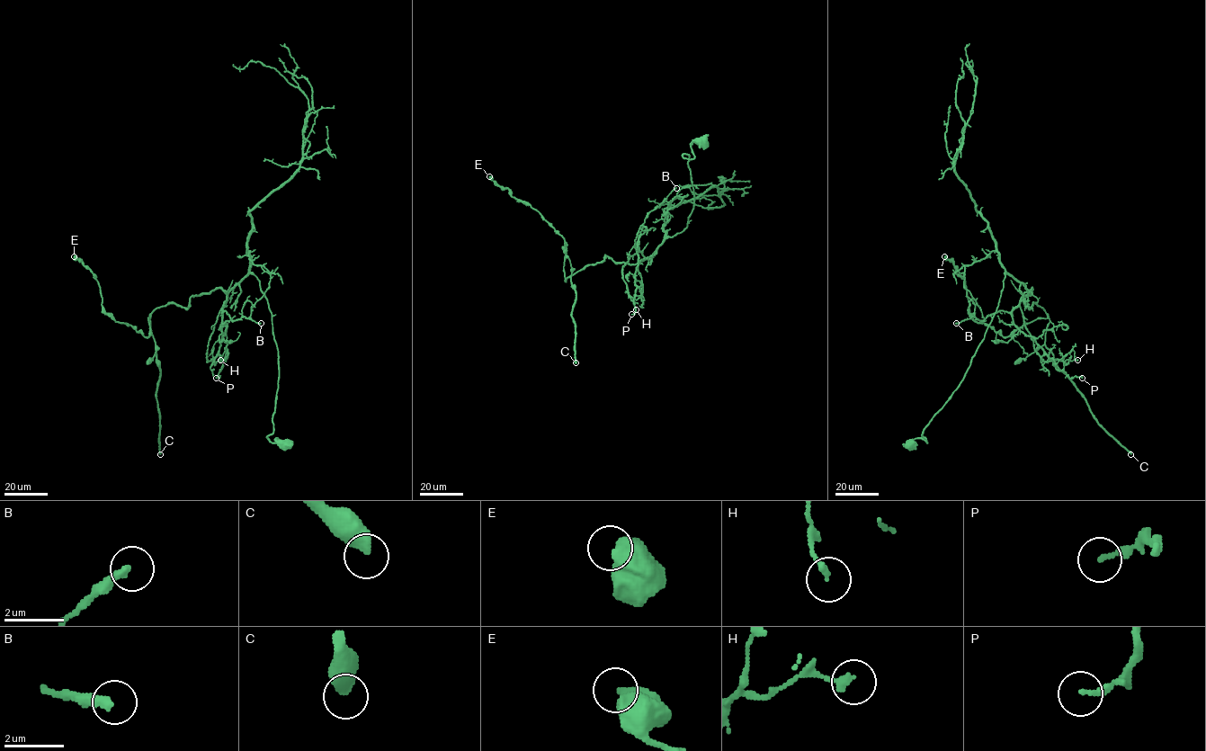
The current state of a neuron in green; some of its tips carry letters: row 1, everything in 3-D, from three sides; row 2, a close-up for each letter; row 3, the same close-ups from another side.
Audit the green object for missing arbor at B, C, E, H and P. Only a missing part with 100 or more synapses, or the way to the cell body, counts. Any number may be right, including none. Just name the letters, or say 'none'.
C

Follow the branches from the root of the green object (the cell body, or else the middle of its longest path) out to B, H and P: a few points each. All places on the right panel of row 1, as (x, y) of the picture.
B: (909, 444), (927, 442), (924, 428), (962, 379), (1004, 274), (1026, 290), (1009, 312), (956, 323)
H: (909, 444), (927, 442), (924, 428), (962, 379), (1004, 273), (1026, 290), (1020, 307), (1036, 353), (1077, 360)
P: (909, 444), (927, 442), (924, 428), (962, 379), (1004, 273), (1026, 290), (1013, 322), (1057, 369), (1082, 378)

